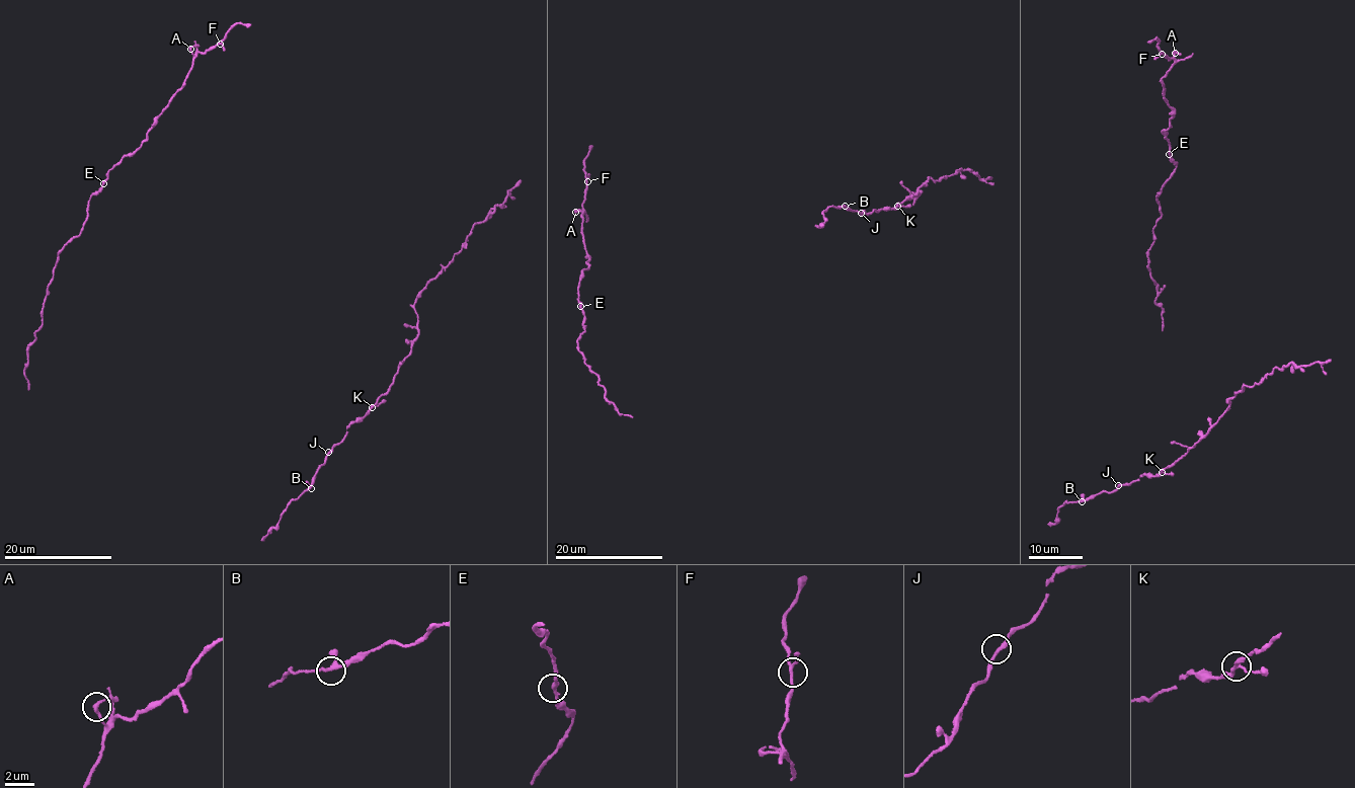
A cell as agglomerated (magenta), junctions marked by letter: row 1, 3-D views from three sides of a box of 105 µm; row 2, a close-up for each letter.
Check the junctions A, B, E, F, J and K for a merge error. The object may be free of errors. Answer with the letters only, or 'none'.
K

